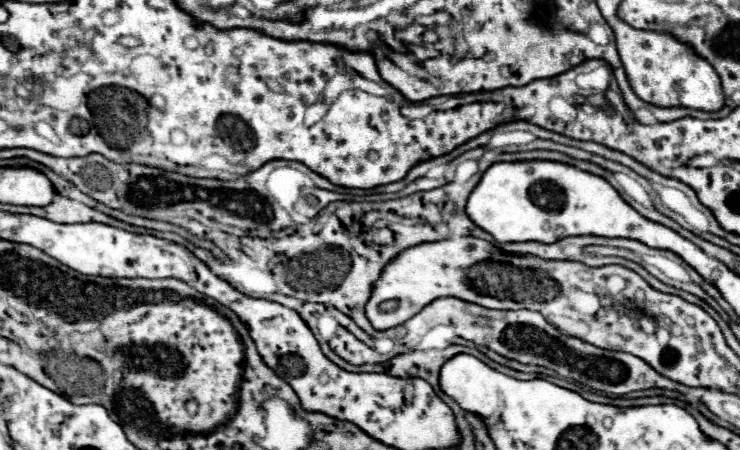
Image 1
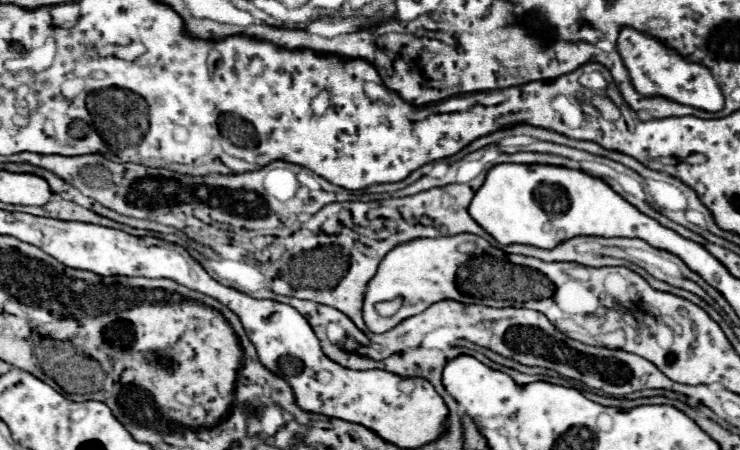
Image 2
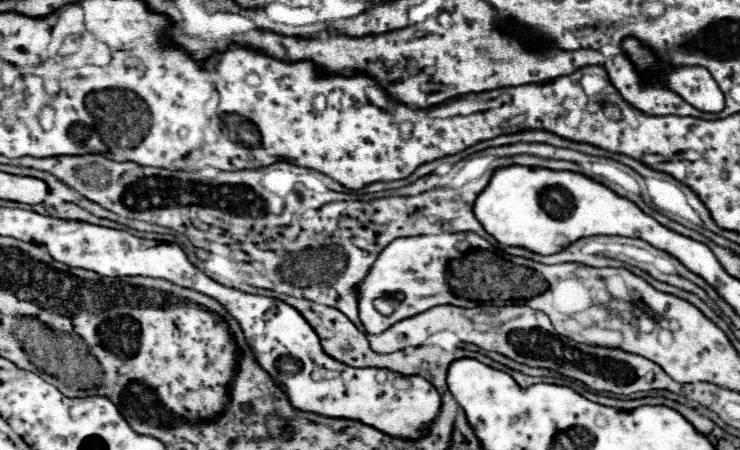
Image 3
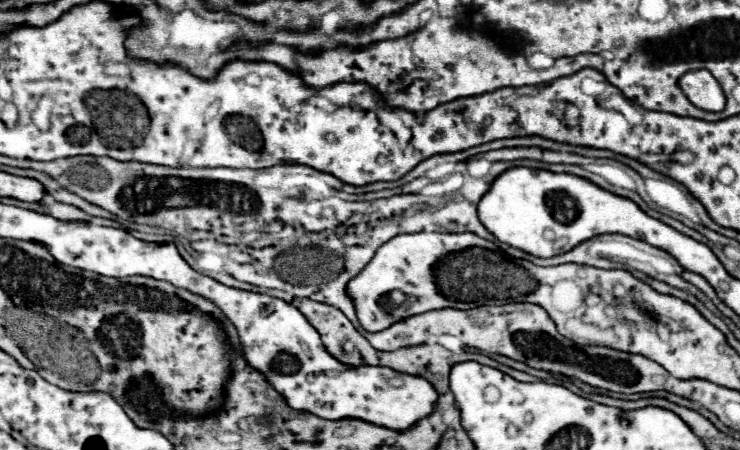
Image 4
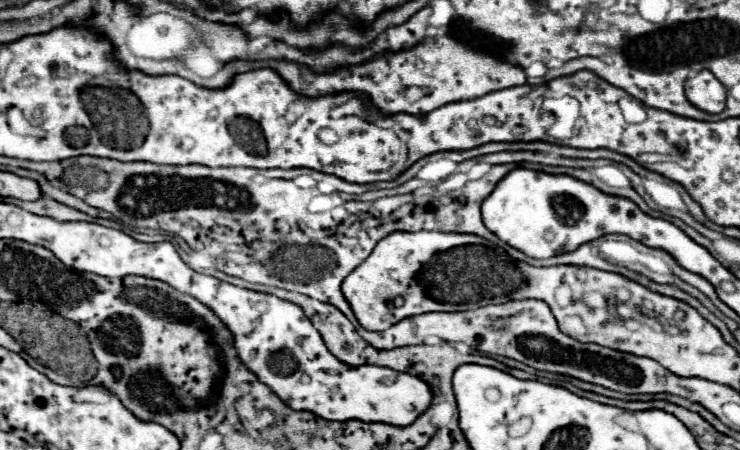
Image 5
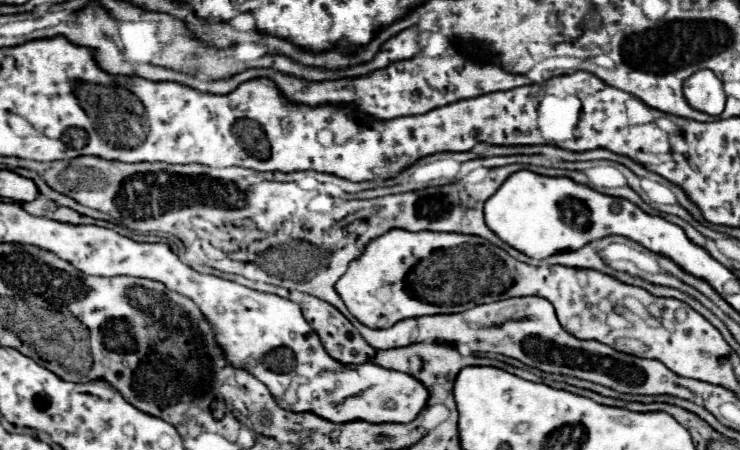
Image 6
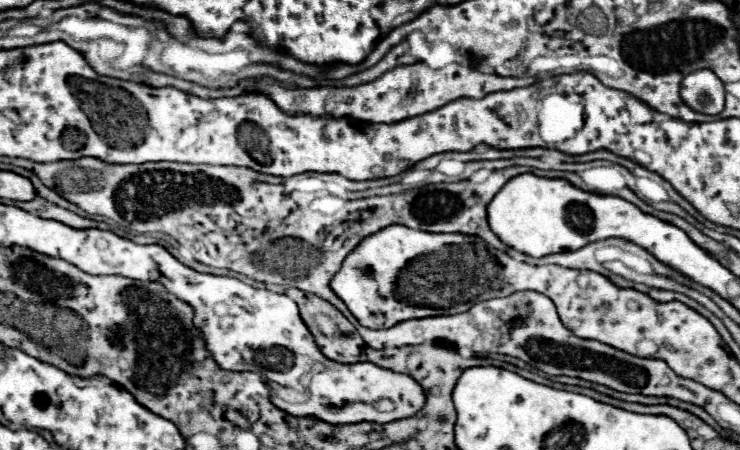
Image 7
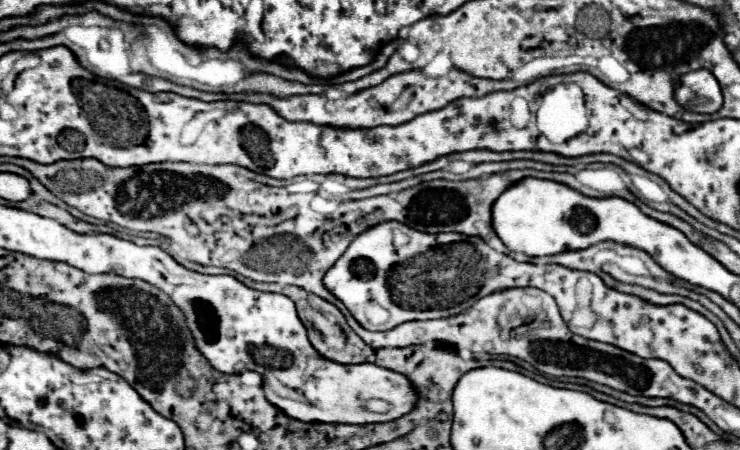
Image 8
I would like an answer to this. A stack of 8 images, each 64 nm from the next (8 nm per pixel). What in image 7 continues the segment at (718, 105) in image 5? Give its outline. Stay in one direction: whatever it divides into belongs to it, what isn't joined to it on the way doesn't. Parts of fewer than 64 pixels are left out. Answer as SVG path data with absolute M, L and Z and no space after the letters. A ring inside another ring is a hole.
M696 70L682 80L682 100L696 112L720 114L724 110L724 84L712 70Z

